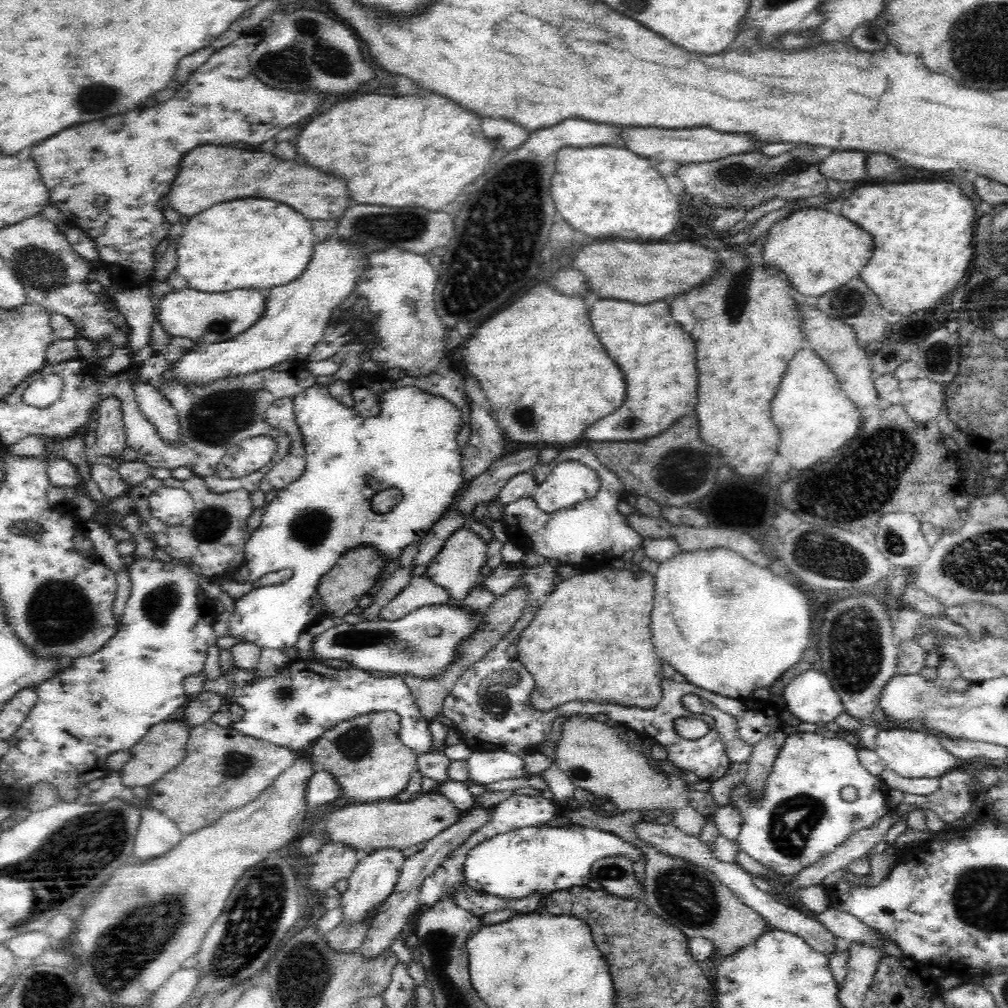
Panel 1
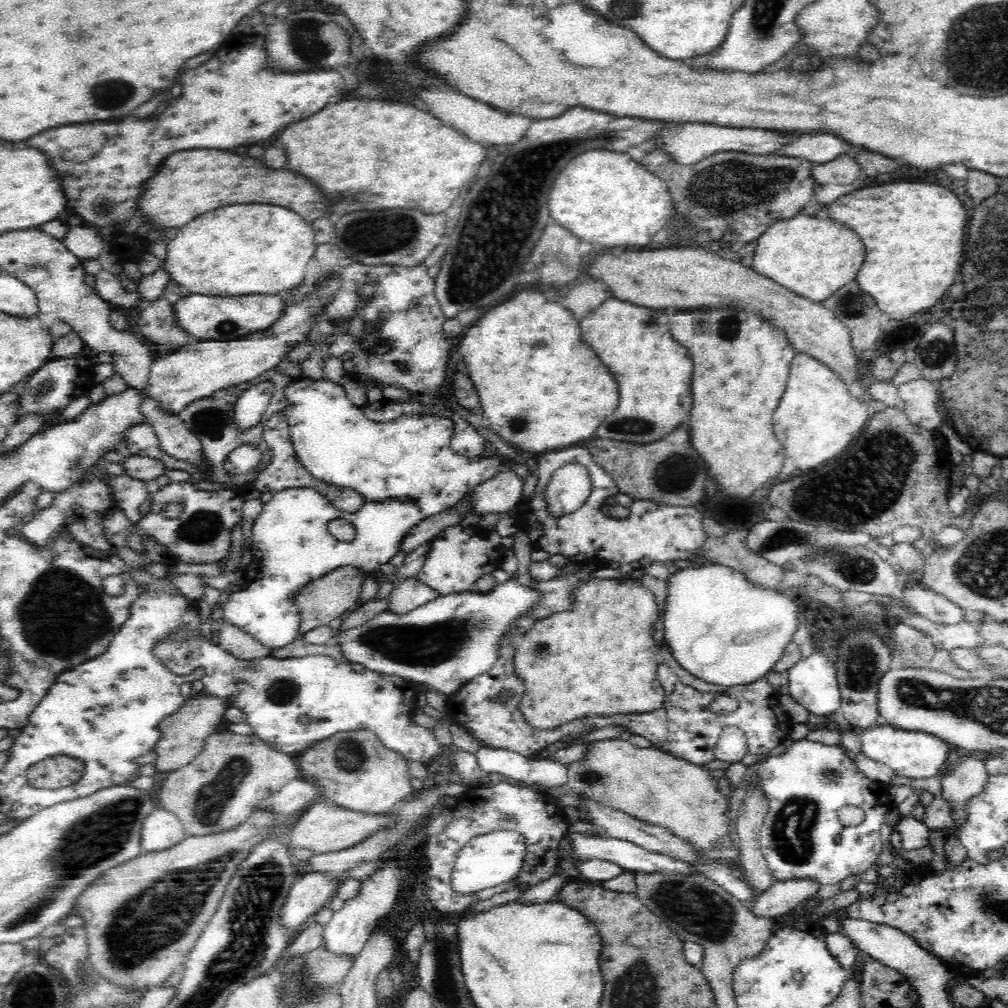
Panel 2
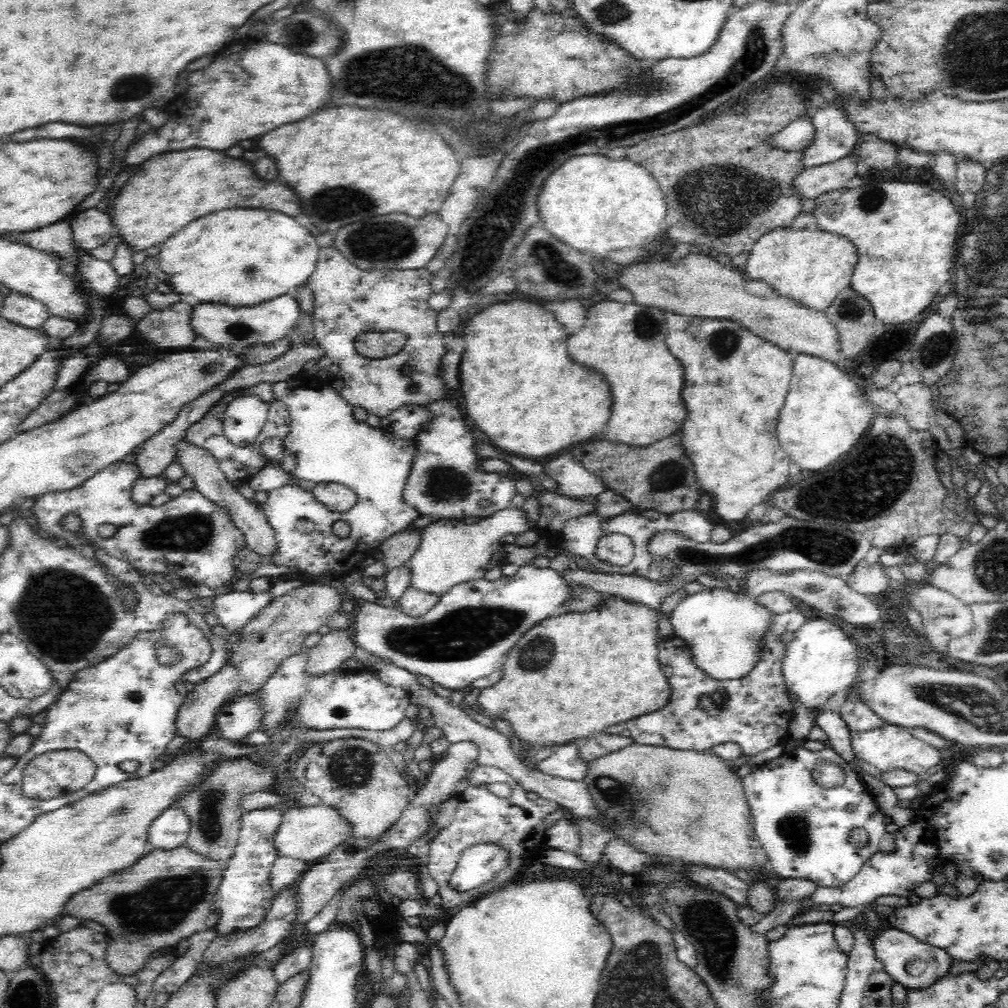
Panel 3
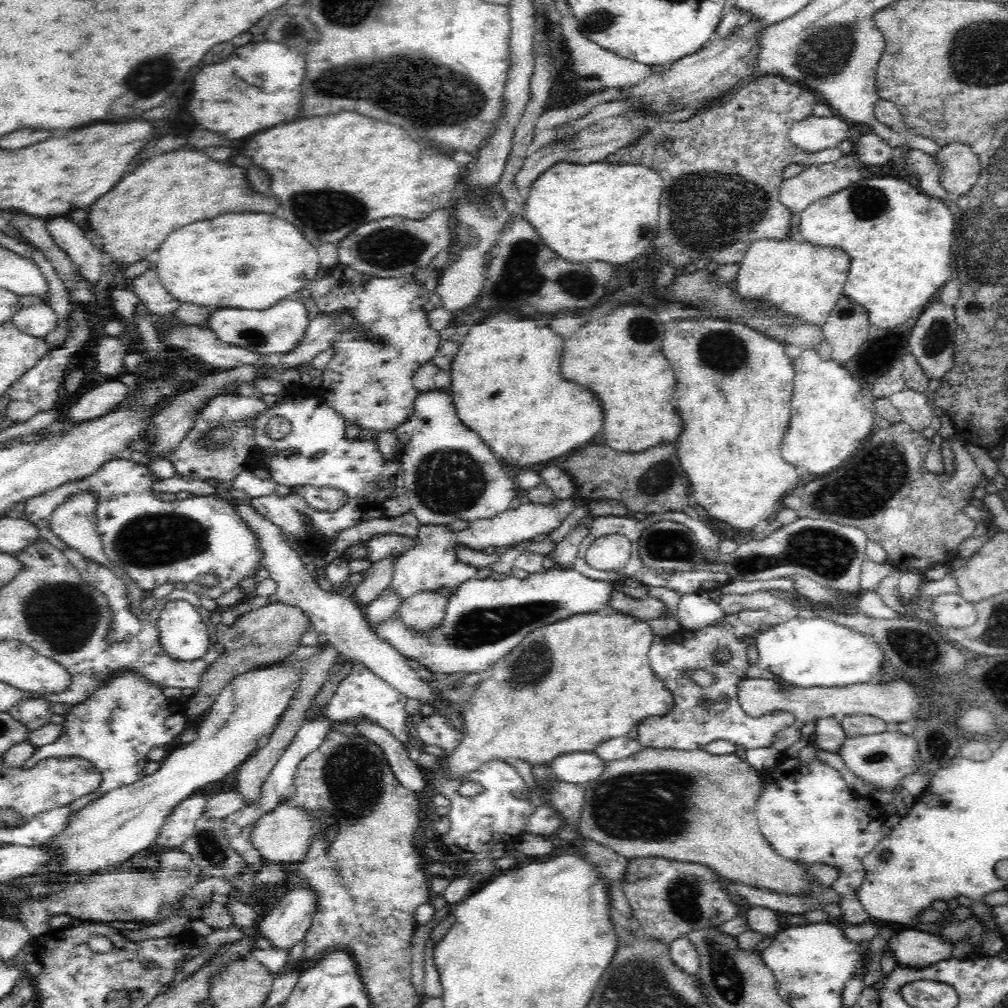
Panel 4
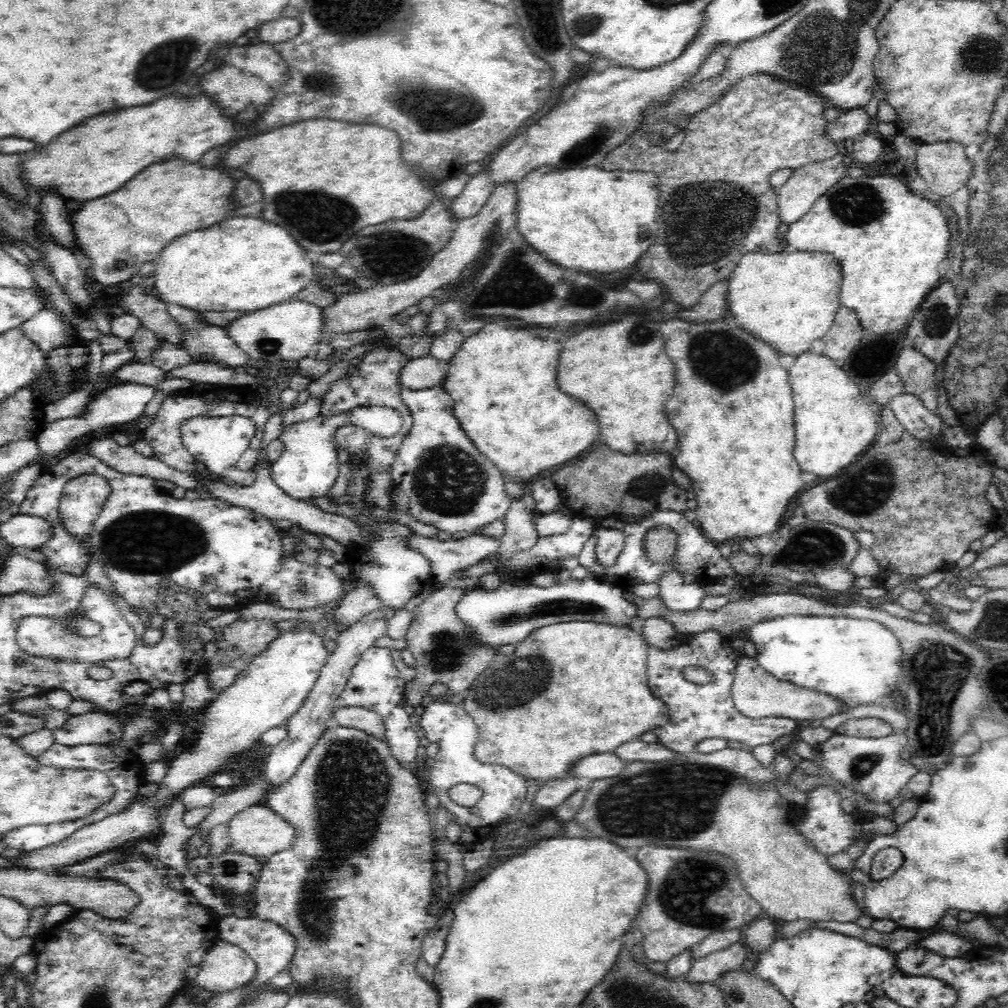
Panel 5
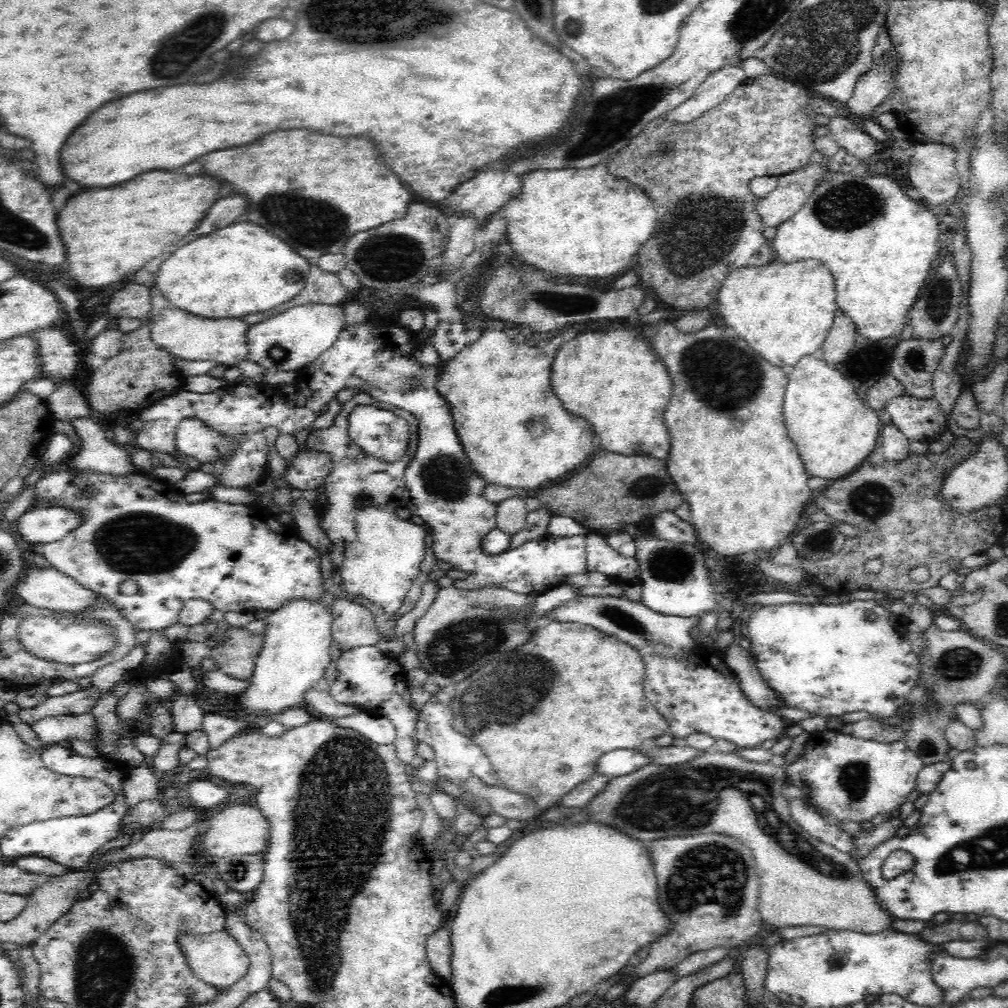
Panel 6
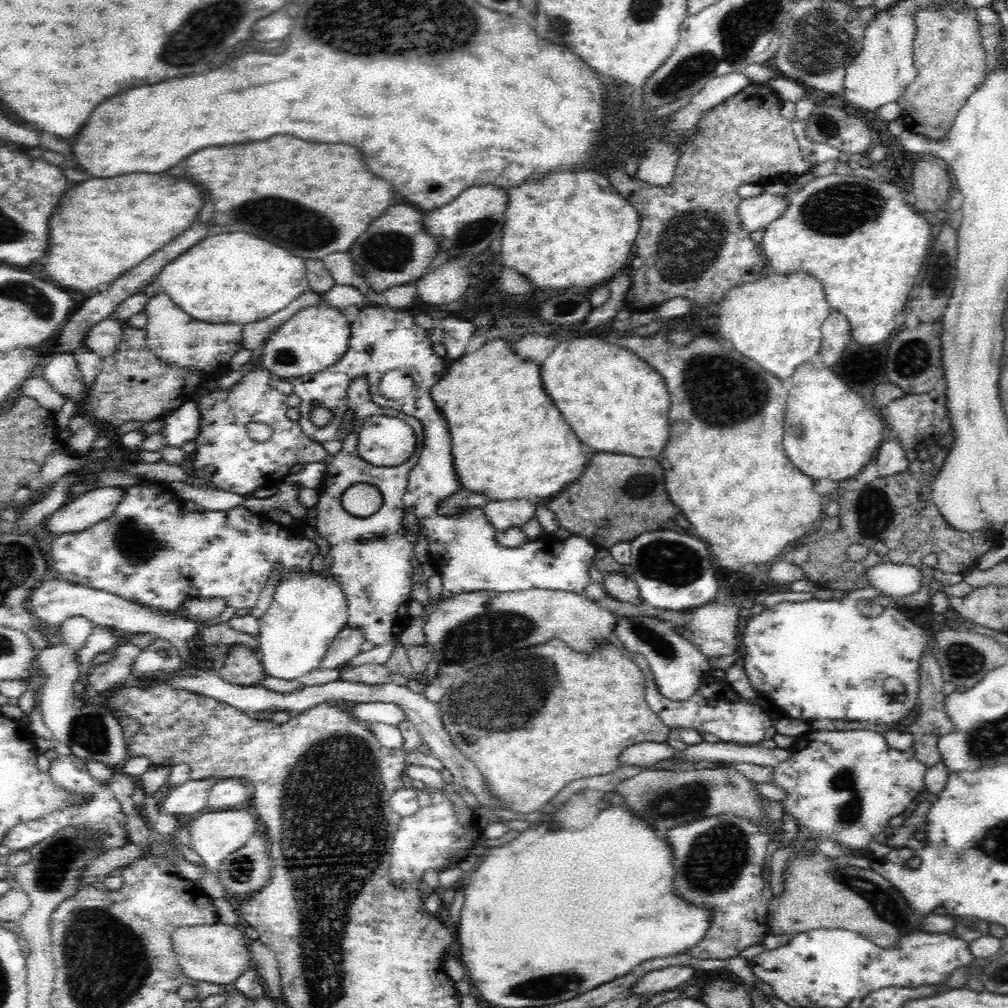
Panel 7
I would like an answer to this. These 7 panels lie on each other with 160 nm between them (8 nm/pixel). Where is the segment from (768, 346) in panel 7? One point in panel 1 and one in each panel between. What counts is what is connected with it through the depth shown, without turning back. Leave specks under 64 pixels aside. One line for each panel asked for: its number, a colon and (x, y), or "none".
1: (820, 250)
2: (814, 258)
3: (811, 266)
4: (805, 280)
5: (786, 300)
6: (784, 312)

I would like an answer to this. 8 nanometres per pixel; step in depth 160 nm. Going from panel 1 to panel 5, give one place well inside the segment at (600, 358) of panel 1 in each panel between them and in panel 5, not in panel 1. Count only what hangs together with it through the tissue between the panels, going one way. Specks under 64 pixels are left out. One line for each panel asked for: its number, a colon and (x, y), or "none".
2: (540, 387)
3: (519, 386)
4: (506, 385)
5: (502, 381)

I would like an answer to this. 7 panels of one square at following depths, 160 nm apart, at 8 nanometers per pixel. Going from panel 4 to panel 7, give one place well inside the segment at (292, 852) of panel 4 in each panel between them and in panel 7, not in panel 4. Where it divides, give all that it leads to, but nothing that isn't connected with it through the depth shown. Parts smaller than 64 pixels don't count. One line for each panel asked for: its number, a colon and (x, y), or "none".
5: (257, 831)
6: (236, 829)
7: (214, 835)

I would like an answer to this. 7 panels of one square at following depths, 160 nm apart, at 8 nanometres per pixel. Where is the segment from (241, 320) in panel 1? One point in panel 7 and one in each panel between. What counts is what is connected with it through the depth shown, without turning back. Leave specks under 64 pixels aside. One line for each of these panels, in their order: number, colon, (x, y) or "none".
2: (203, 317)
3: (232, 327)
4: (276, 330)
5: (287, 331)
6: (291, 340)
7: (315, 338)

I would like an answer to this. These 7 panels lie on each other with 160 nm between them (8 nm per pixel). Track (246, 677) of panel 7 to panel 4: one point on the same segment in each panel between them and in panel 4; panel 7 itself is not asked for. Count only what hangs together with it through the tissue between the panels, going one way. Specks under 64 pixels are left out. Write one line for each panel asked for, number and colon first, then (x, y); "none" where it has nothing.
4: (263, 637)
5: (242, 641)
6: (236, 657)

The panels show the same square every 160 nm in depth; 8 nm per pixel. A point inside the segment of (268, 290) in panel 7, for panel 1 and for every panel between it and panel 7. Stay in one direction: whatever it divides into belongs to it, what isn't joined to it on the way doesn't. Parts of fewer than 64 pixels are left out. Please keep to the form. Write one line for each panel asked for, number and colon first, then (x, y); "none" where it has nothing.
1: (256, 243)
2: (239, 250)
3: (244, 256)
4: (251, 261)
5: (238, 265)
6: (243, 269)

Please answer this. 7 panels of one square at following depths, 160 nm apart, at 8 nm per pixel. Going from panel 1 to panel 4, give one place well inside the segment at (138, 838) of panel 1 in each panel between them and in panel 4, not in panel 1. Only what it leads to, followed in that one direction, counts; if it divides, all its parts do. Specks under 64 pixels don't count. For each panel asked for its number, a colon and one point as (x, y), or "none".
2: (161, 829)
3: (170, 830)
4: (180, 825)

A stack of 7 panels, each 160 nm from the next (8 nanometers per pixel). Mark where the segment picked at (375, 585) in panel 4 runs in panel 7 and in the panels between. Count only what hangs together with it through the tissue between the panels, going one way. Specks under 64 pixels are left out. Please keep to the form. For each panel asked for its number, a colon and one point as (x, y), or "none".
5: (359, 601)
6: (354, 625)
7: (346, 645)

